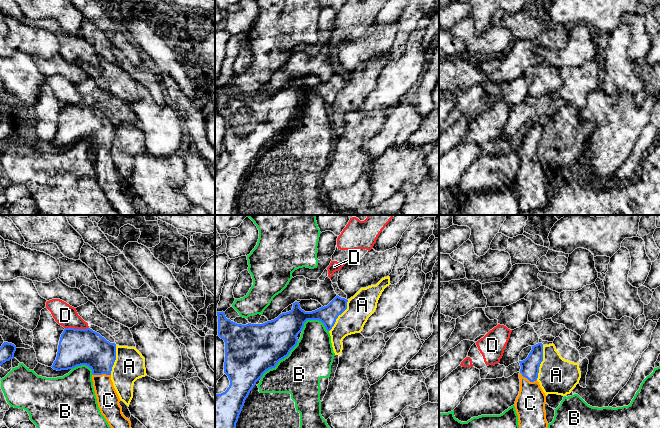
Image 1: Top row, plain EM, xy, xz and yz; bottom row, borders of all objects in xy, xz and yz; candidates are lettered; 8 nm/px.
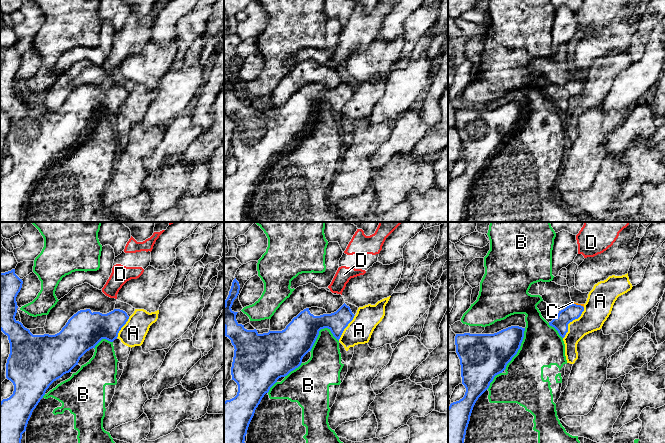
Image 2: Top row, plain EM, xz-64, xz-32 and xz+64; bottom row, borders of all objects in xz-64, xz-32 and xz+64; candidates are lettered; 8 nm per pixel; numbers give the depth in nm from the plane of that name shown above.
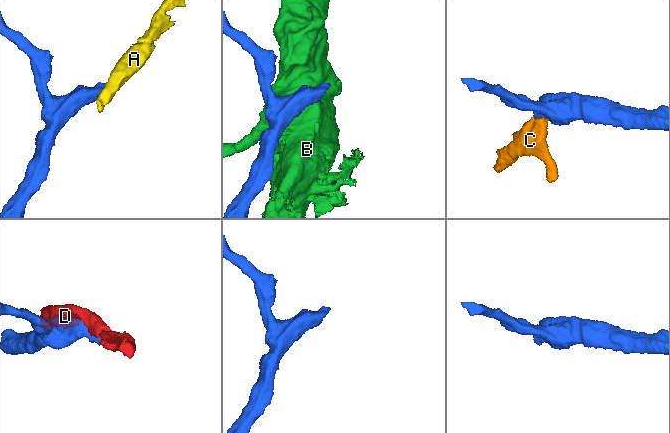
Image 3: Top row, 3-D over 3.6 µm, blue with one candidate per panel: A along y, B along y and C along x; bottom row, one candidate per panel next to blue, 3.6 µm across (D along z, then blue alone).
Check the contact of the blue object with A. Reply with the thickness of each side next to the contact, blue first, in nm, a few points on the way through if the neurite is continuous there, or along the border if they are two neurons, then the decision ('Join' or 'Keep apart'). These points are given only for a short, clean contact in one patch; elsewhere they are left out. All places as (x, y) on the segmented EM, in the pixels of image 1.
Thickness 140 nm (blue) against 300 nm. Boundary: yz (543, 345), (543, 360), (536, 379). Keep apart

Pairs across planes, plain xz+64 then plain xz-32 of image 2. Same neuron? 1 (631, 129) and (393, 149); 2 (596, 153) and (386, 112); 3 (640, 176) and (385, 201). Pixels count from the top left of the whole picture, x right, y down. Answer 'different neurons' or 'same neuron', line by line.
1: same neuron
2: different neurons
3: same neuron

